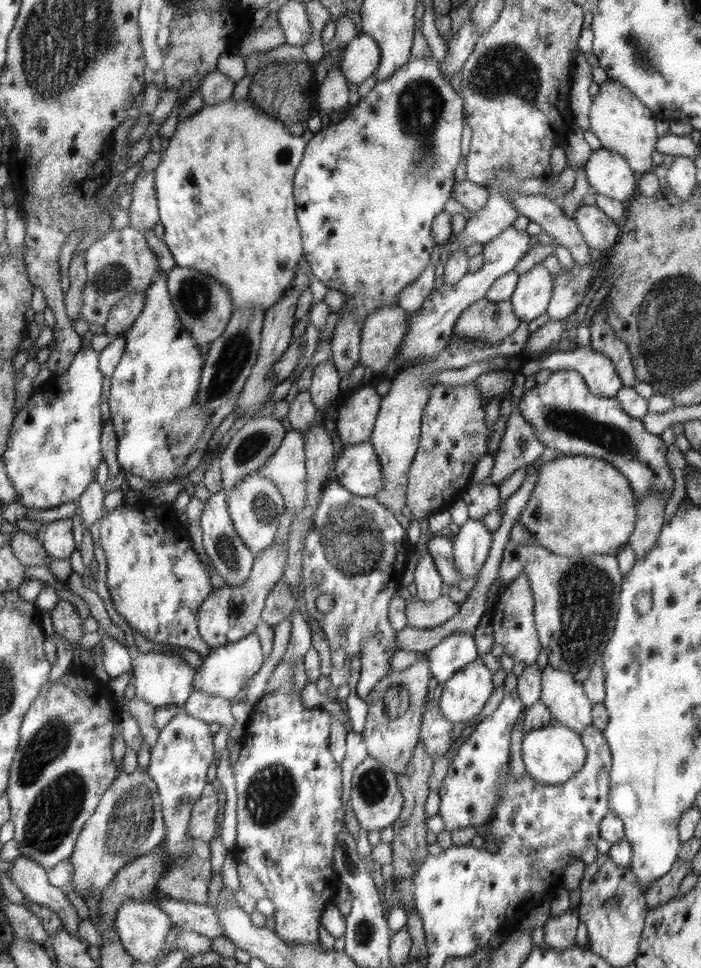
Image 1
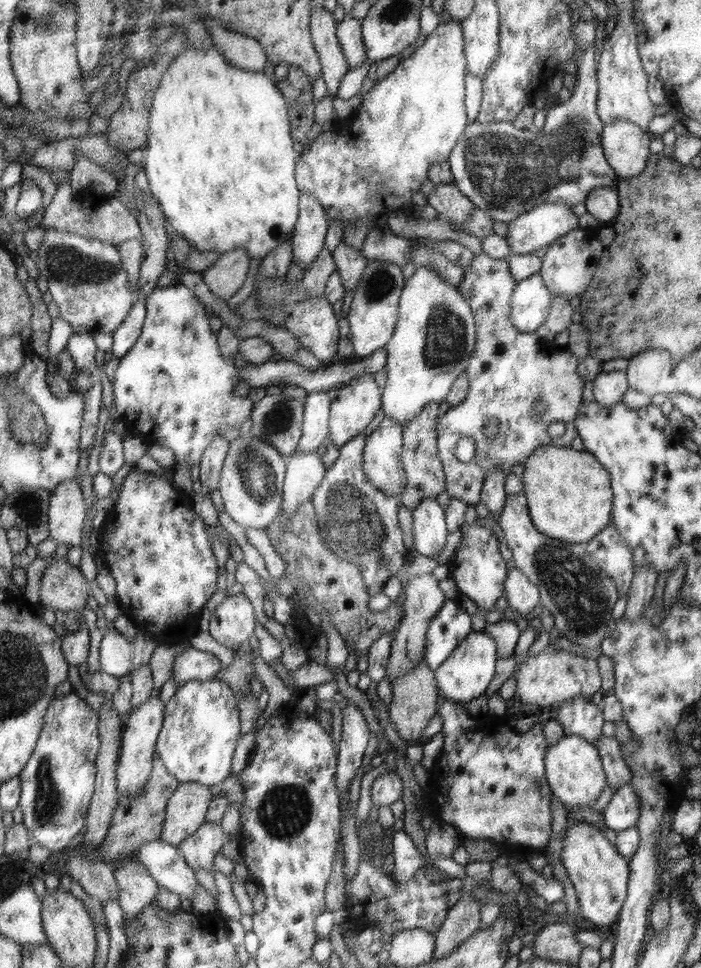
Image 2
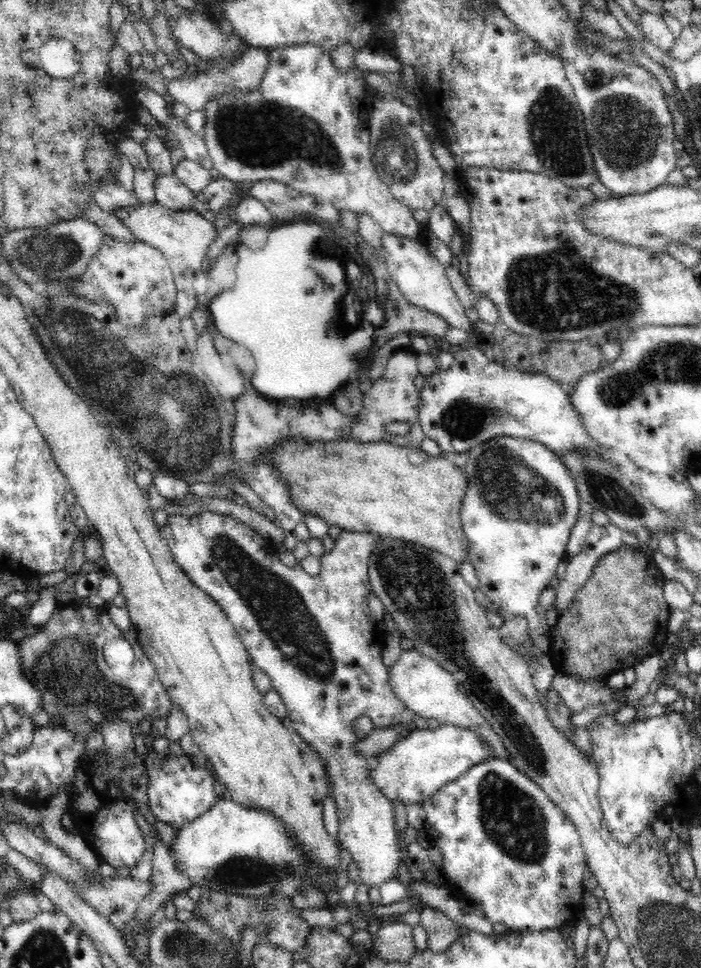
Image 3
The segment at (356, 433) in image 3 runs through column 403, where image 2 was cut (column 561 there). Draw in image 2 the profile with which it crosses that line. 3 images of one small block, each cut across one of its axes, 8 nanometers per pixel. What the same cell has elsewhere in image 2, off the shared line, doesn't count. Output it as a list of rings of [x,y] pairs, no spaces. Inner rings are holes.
[[[480,254],[474,256],[468,267],[464,267],[464,280],[458,284],[458,289],[465,295],[466,301],[472,307],[474,318],[477,323],[476,348],[473,356],[466,365],[465,373],[468,376],[470,387],[464,400],[455,407],[450,406],[447,412],[440,418],[438,423],[438,457],[443,465],[445,473],[445,490],[450,498],[457,498],[467,504],[477,506],[481,503],[481,494],[488,474],[493,470],[503,470],[507,476],[511,473],[511,467],[518,463],[524,464],[532,457],[534,449],[542,446],[568,447],[578,435],[574,426],[578,410],[583,402],[582,390],[587,381],[578,374],[580,358],[568,349],[558,347],[545,347],[543,340],[536,333],[526,334],[517,329],[512,320],[512,298],[513,290],[517,286],[512,268],[508,259],[491,258],[489,255]],[[539,402],[545,406],[542,418],[533,412],[533,408]],[[490,418],[498,418],[499,431],[493,437],[485,434],[486,425]],[[551,422],[564,422],[565,433],[557,438],[550,437],[548,425]],[[460,438],[473,438],[475,442],[476,455],[468,463],[460,462],[454,455],[455,448]]]

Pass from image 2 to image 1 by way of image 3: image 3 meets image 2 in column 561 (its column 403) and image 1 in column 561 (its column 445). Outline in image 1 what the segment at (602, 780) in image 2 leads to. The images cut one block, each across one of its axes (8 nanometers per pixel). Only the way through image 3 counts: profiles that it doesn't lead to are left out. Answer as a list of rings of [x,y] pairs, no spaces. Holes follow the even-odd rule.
[[[557,722],[554,726],[548,725],[524,733],[521,755],[526,772],[532,778],[542,784],[560,786],[585,766],[588,750],[584,746],[581,734]]]

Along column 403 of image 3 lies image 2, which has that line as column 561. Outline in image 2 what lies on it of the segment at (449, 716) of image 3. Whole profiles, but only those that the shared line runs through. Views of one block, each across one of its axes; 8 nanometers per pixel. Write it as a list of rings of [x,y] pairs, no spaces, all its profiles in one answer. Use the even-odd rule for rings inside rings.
[[[545,650],[535,656],[528,656],[524,662],[520,659],[521,657],[518,658],[518,669],[514,671],[516,694],[520,702],[537,704],[545,711],[578,695],[591,697],[602,688],[598,661],[592,657],[581,657],[566,651]]]

